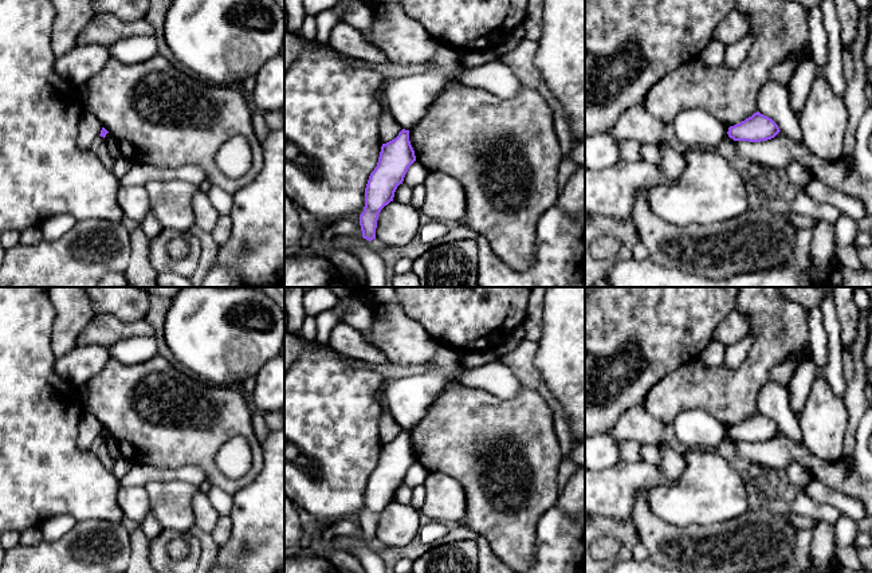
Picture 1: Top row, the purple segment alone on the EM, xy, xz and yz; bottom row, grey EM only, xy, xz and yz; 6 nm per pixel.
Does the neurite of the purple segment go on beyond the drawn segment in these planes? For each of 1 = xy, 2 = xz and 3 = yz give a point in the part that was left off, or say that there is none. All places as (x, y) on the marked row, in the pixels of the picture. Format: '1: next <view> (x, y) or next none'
1: next none
2: next none
3: next none

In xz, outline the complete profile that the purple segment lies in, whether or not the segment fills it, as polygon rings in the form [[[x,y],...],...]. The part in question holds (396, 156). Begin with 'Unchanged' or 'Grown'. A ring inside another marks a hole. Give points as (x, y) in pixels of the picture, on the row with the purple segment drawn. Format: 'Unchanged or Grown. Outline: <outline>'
Unchanged. Outline: [[[402,129],[394,140],[382,144],[377,166],[370,173],[365,188],[365,207],[360,215],[364,239],[369,242],[376,239],[378,215],[385,205],[393,201],[397,187],[402,184],[415,161],[409,130]]]

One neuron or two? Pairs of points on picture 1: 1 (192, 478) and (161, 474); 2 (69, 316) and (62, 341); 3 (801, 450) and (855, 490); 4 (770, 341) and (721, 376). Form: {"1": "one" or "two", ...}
{"1": "one", "2": "one", "3": "one", "4": "one"}

